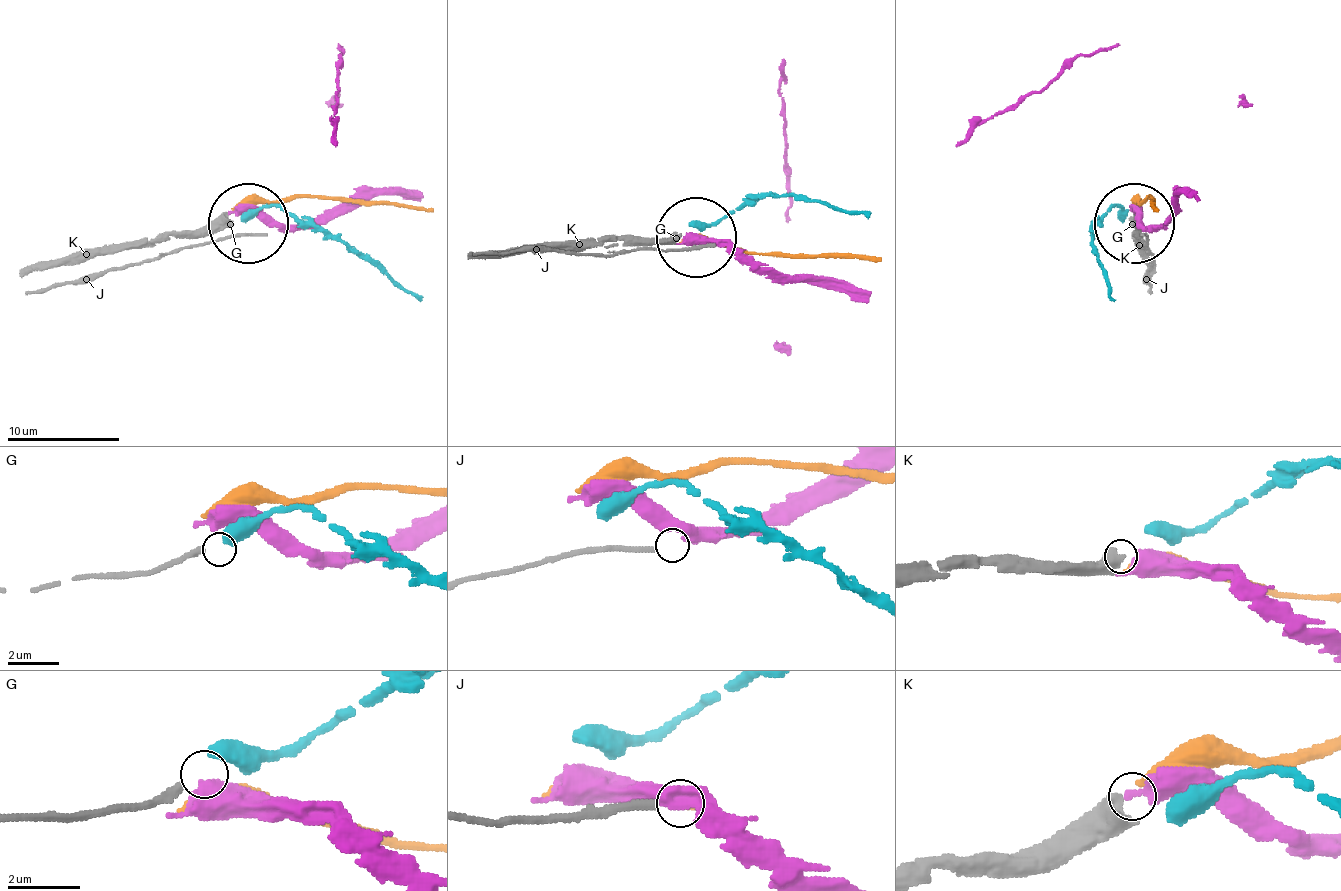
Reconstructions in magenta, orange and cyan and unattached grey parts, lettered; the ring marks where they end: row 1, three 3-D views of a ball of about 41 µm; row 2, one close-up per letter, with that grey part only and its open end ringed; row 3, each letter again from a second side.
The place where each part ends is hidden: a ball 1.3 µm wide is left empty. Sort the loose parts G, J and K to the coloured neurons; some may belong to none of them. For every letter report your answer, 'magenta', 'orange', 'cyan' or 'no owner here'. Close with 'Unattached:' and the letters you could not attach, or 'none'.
G: cyan
J: no owner here
K: magenta
Unattached: J

